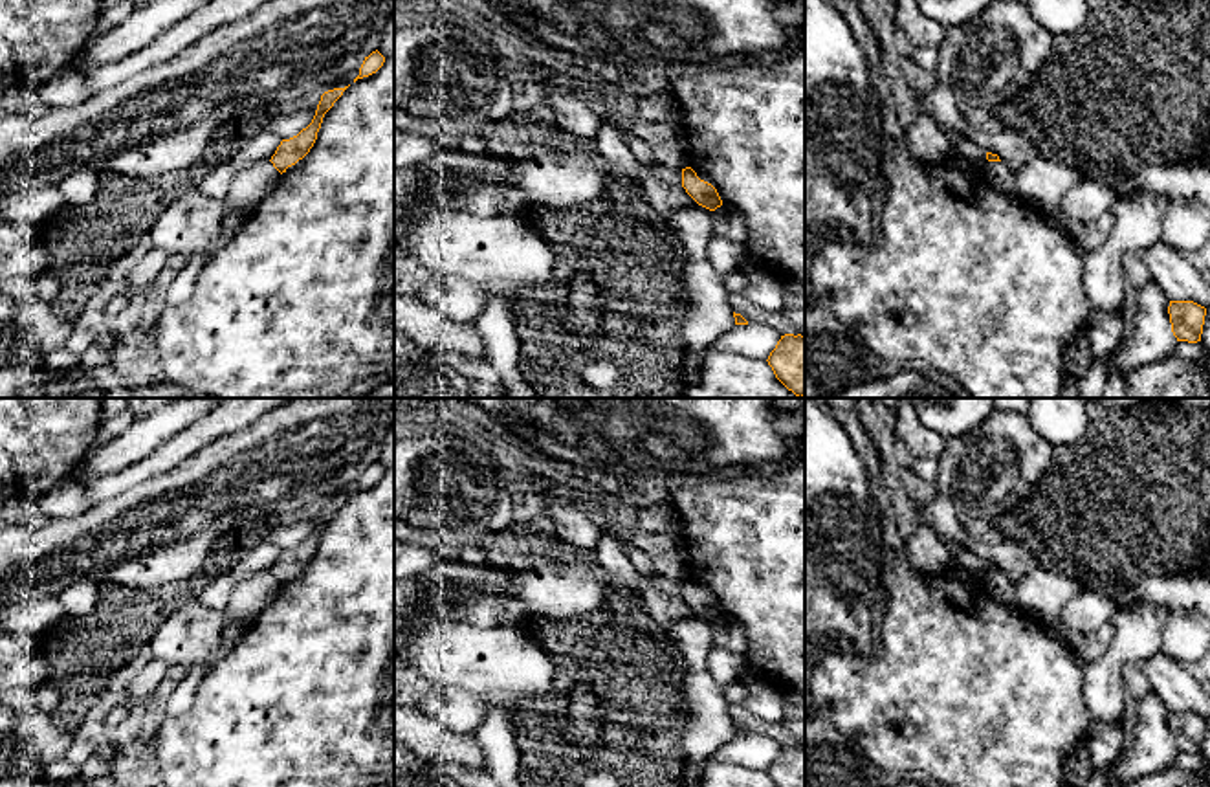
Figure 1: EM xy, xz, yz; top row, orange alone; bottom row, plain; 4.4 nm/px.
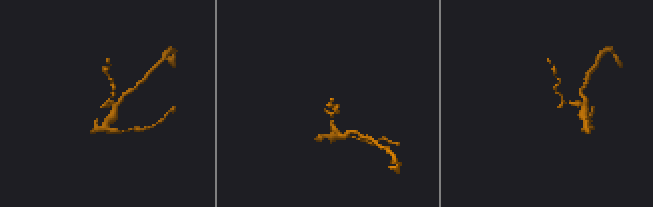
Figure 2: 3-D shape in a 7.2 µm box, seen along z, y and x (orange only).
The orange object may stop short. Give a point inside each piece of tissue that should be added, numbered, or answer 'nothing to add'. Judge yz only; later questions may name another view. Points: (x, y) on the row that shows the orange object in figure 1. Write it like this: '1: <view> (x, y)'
nothing to add

